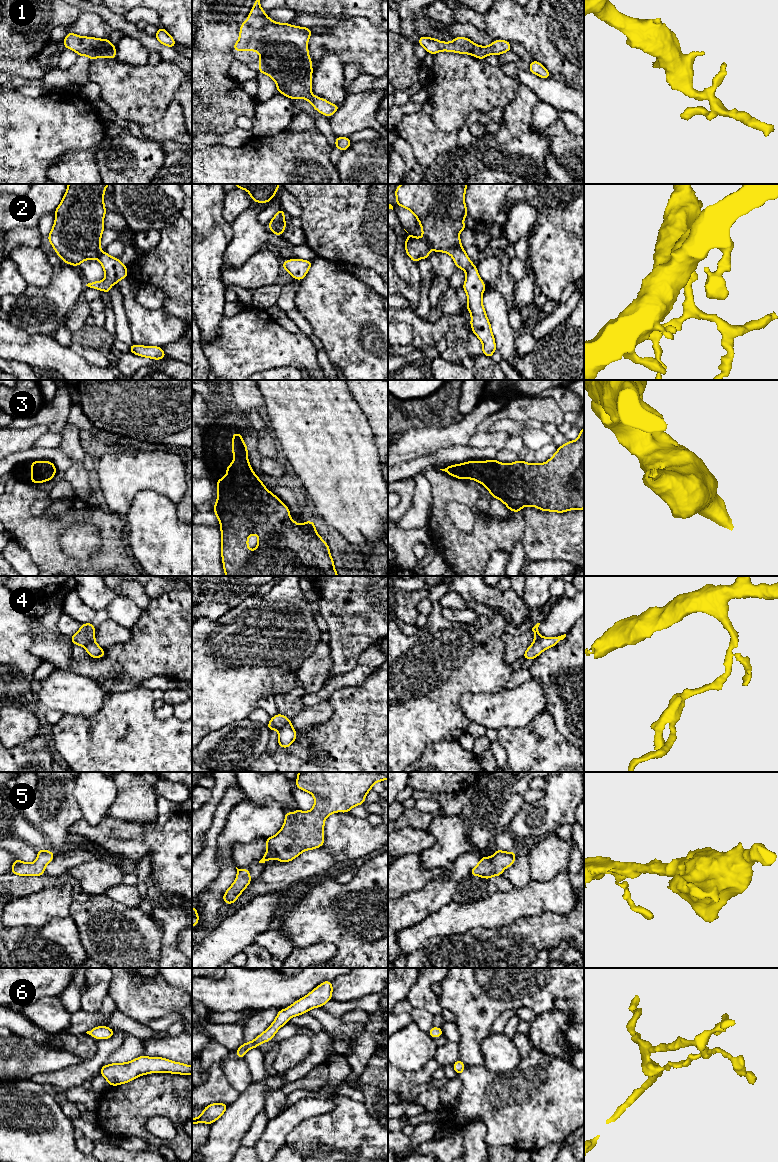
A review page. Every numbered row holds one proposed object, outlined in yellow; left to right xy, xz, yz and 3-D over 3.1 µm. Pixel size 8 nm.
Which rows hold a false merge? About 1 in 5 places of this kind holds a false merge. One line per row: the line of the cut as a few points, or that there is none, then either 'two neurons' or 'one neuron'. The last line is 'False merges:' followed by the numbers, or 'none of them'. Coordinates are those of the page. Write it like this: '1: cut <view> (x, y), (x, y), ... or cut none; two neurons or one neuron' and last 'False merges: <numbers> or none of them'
1: cut none; one neuron
2: cut none; one neuron
3: cut none; one neuron
4: cut xz (288, 720), (279, 731); two neurons
5: cut none; one neuron
6: cut none; one neuron
False merges: 4

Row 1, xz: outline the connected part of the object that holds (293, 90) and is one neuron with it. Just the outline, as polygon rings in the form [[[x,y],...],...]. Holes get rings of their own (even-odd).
[[[255,0],[247,20],[240,26],[239,39],[233,46],[235,51],[256,51],[260,54],[259,73],[270,76],[277,85],[278,93],[290,99],[306,99],[319,113],[330,117],[340,107],[324,98],[312,94],[312,60],[308,52],[308,39],[313,32],[306,27],[289,23],[277,23],[266,16],[260,7],[260,0]]]

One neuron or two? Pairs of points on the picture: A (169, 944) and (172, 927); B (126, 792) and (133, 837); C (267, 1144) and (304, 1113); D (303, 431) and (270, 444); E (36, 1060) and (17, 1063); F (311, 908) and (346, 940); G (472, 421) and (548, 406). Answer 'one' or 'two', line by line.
A: one
B: two
C: one
D: two
E: one
F: one
G: two

